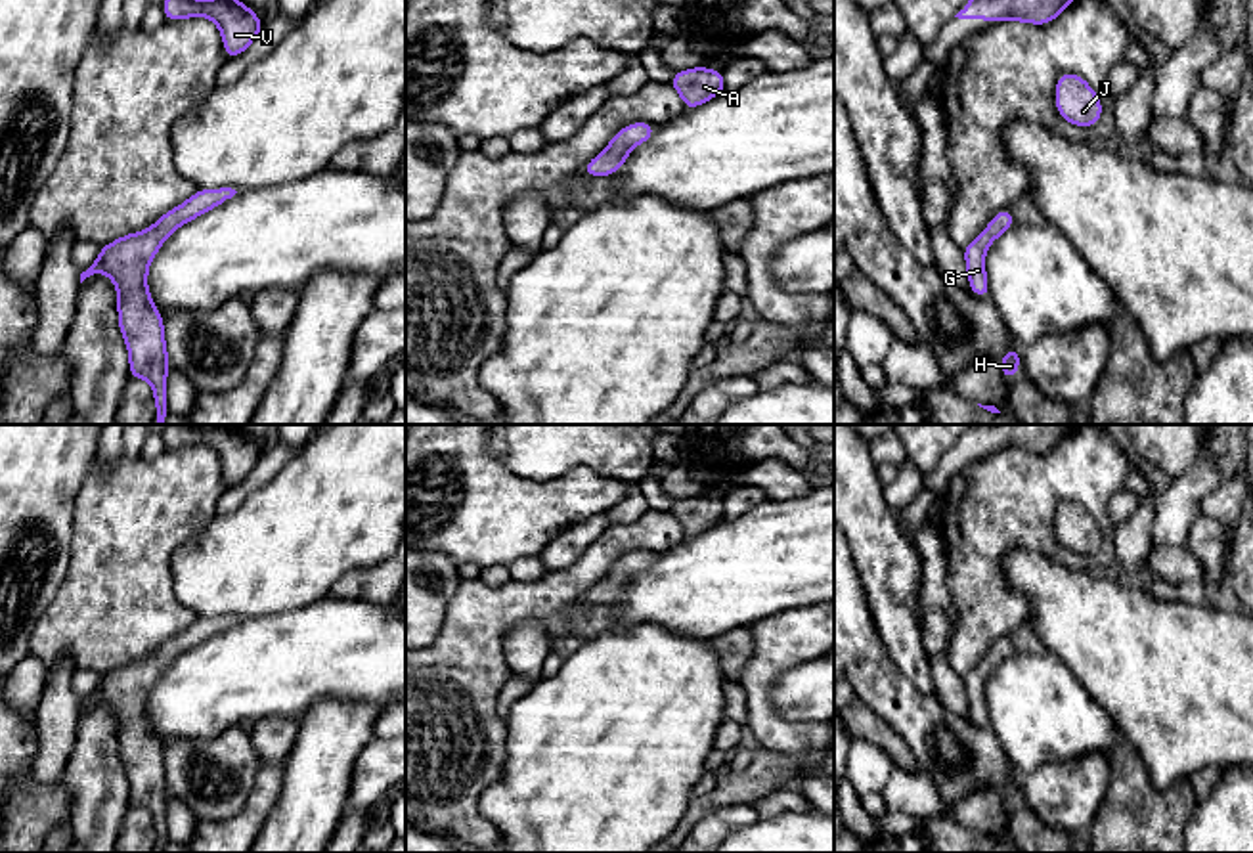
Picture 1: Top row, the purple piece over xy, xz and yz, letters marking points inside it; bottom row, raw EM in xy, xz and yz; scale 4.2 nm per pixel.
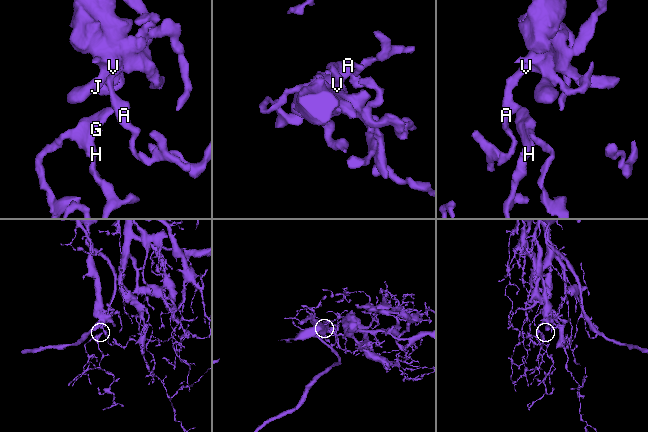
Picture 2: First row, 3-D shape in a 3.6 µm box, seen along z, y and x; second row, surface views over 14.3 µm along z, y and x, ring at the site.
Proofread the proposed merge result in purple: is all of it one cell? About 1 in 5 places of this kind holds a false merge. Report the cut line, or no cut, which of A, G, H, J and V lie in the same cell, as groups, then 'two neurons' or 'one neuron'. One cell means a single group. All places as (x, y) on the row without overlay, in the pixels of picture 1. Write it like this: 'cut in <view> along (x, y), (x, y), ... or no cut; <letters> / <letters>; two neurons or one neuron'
no cut; A G H J V; one neuron

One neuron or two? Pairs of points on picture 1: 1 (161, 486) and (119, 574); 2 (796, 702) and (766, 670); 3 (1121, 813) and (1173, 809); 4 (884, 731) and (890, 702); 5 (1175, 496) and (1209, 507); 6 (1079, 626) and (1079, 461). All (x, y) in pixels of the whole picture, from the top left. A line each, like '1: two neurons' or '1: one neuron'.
1: one neuron
2: two neurons
3: one neuron
4: two neurons
5: two neurons
6: two neurons

